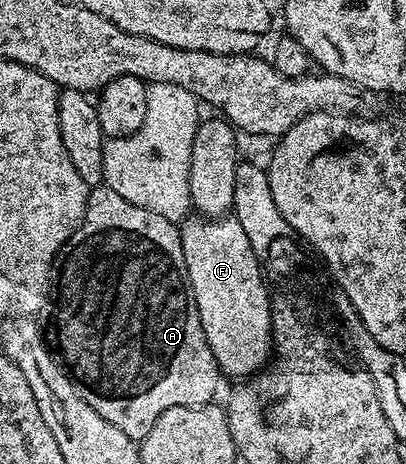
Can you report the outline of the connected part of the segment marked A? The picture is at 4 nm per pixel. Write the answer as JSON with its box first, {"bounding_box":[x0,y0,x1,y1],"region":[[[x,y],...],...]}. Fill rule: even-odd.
{"bounding_box":[44,186,220,441],"region":[[[94,186],[89,189],[84,218],[60,253],[60,263],[56,268],[56,291],[49,305],[49,312],[50,325],[45,325],[44,339],[50,351],[54,353],[54,359],[61,364],[70,381],[76,386],[80,398],[84,398],[84,402],[88,402],[88,406],[92,406],[92,410],[96,410],[100,418],[108,418],[108,422],[112,422],[116,430],[124,430],[124,434],[128,434],[134,441],[141,441],[142,437],[148,434],[148,430],[156,426],[156,418],[160,418],[160,414],[164,414],[168,406],[208,404],[217,397],[214,395],[218,392],[218,380],[220,381],[218,363],[204,338],[200,314],[194,301],[194,291],[190,289],[179,225],[160,214],[152,214],[152,210],[144,210],[144,206],[128,202],[128,198],[120,198],[116,190],[105,186]]]}

